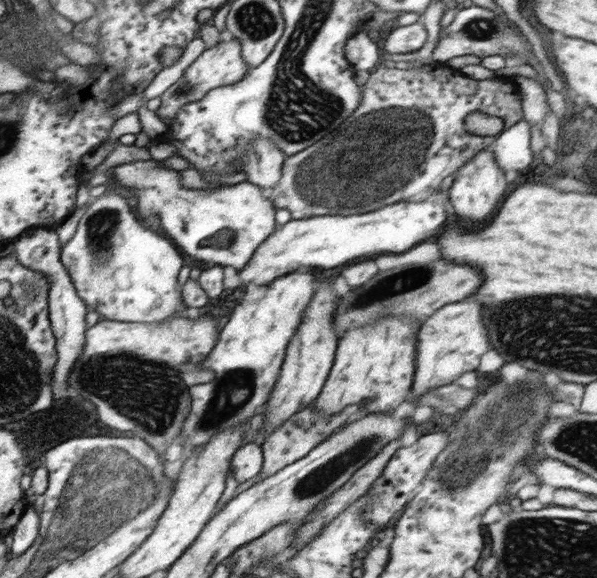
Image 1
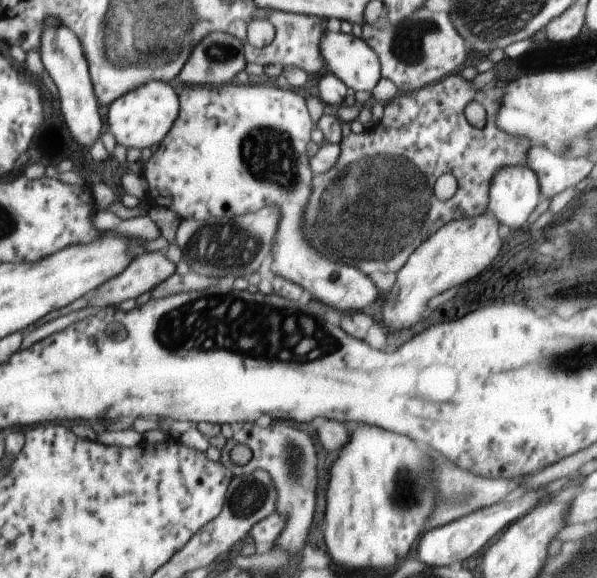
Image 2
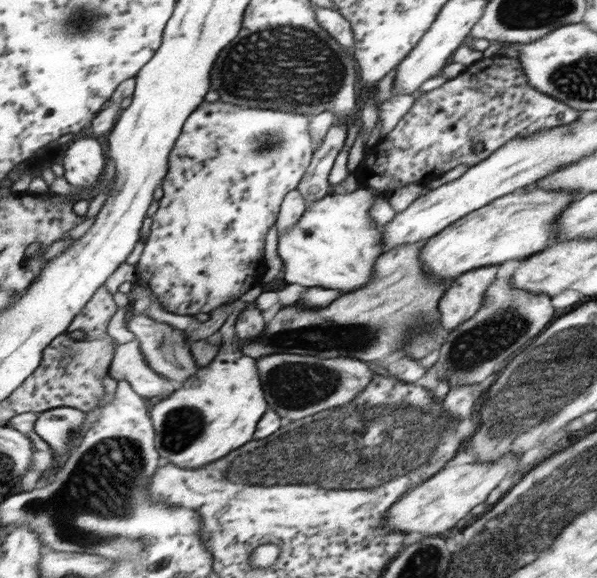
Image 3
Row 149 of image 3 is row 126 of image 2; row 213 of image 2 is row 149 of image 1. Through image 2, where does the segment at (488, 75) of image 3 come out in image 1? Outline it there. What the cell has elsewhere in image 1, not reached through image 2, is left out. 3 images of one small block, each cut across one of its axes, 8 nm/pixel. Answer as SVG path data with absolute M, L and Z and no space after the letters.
M446 63L424 64L419 70L378 65L370 70L367 82L361 87L361 94L359 108L348 117L349 122L345 122L341 130L333 130L321 142L286 156L277 184L263 189L273 206L287 209L292 220L322 215L363 214L395 202L425 201L437 186L445 182L445 178L453 178L455 170L495 140L495 134L477 136L467 132L463 126L467 114L479 110L497 116L503 119L503 131L522 119L520 91L511 79L495 76L494 80L477 81L448 68Z

